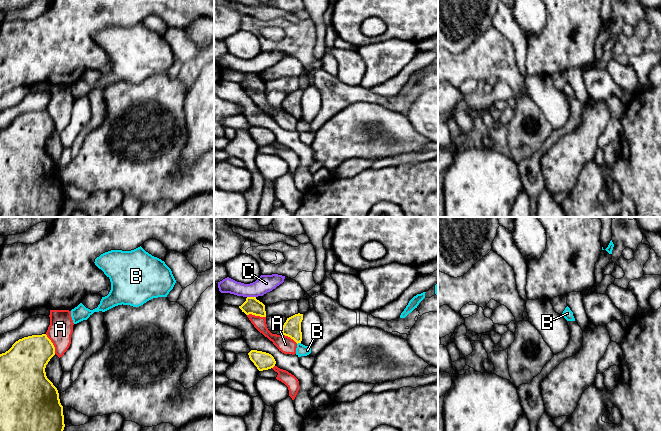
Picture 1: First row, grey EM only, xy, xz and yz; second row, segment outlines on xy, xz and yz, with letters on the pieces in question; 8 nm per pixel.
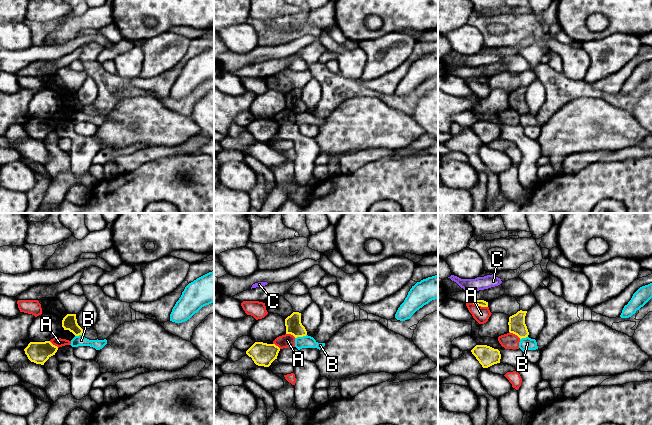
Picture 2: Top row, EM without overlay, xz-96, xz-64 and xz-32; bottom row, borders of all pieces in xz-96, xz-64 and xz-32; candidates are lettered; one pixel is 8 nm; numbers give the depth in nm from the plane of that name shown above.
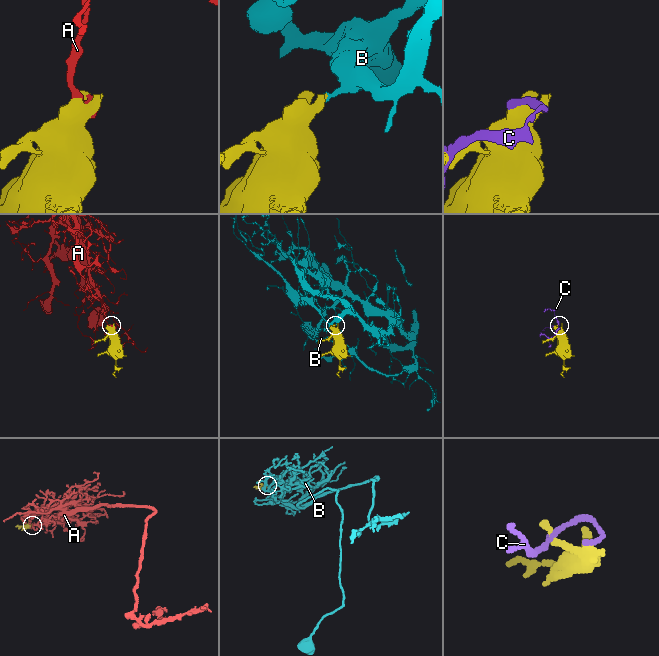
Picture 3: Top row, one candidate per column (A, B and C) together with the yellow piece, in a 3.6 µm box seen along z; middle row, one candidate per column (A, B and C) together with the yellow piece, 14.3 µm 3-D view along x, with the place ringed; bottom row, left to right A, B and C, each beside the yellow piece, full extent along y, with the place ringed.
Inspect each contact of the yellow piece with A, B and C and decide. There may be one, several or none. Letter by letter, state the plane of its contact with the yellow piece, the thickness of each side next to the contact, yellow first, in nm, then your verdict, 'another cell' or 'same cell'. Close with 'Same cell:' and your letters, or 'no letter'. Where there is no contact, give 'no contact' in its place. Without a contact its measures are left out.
A: xy | 320/190 nm | another cell
B: xz | 140/90 nm | another cell
C: xz | 130/140 nm | another cell
Same cell: no letter

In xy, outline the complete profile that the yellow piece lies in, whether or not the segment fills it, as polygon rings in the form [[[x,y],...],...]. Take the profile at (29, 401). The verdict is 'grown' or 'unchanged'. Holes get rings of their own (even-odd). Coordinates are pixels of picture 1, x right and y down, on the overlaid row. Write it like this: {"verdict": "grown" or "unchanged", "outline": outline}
{"verdict": "unchanged", "outline": [[[46,334],[32,335],[16,341],[5,353],[0,354],[0,431],[63,431],[64,415],[60,403],[59,393],[53,383],[47,378],[45,368],[50,359],[55,355],[55,347]]]}

